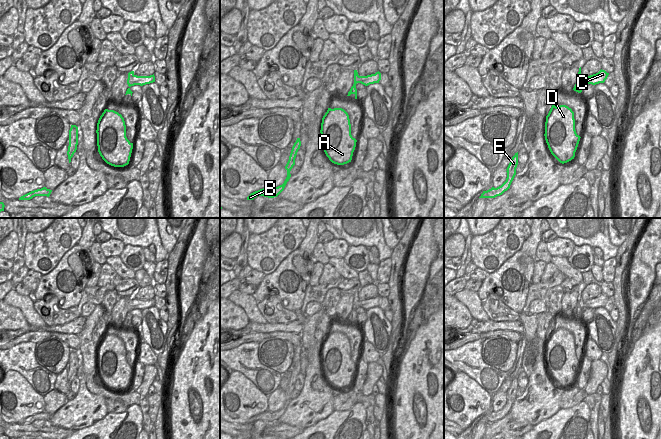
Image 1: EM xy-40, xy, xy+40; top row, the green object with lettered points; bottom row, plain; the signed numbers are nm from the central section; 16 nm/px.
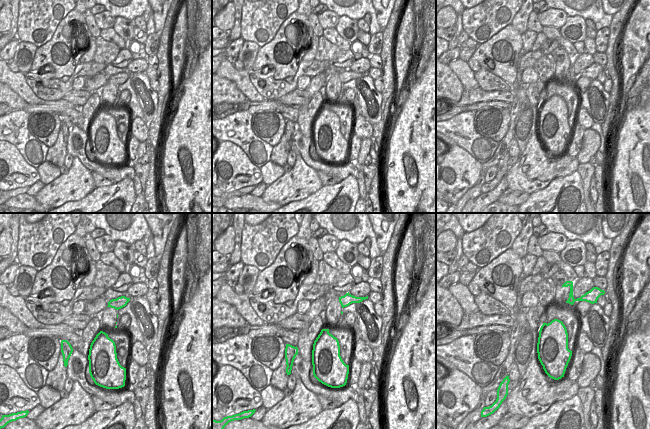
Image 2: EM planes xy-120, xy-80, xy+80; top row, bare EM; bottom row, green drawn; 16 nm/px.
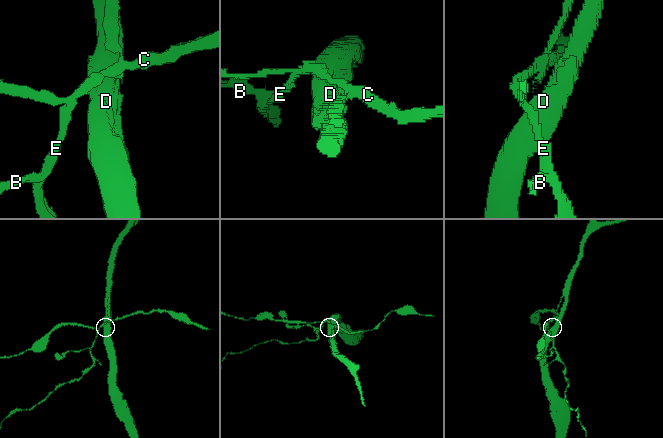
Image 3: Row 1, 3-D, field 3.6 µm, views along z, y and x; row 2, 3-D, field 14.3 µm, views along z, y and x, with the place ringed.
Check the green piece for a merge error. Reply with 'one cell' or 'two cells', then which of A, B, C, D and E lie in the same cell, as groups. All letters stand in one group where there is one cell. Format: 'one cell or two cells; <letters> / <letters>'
two cells; A D / B C E

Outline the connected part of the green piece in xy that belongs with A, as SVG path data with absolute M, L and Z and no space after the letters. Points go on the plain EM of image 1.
M328 332L322 342L321 366L329 384L344 389L352 384L357 364L351 359L348 337L342 332Z

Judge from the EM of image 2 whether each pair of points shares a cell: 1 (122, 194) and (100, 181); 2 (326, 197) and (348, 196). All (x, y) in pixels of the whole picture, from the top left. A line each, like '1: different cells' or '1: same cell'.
1: different cells
2: same cell

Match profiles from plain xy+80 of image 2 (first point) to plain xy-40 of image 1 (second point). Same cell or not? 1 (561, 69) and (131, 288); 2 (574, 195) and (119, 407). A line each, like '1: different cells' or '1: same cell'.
1: different cells
2: different cells

